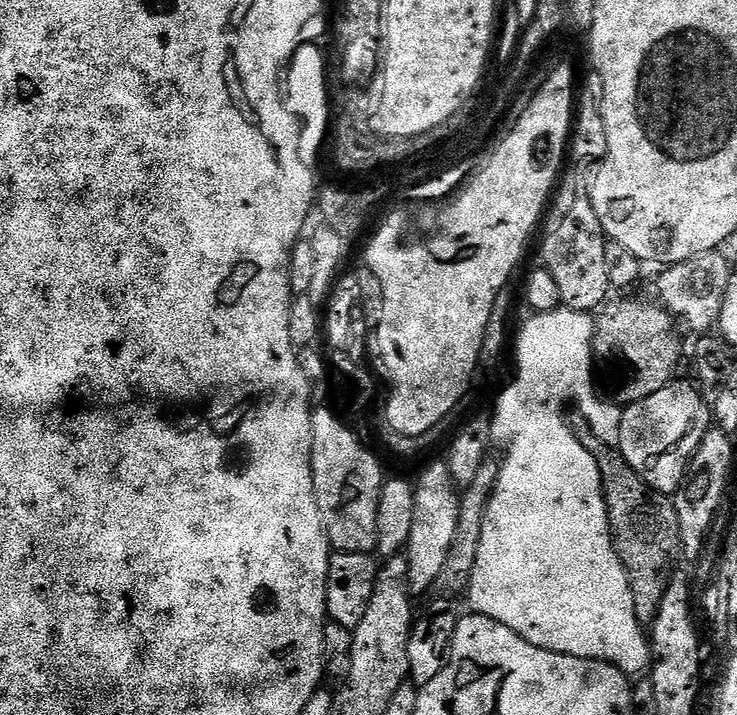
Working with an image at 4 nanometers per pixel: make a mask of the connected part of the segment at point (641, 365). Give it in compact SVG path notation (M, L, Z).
M609 299L595 313L592 329L592 351L595 359L616 359L616 372L620 375L620 385L616 388L616 400L620 406L634 402L642 402L642 398L650 398L650 394L658 394L668 384L677 379L676 371L680 368L680 340L672 333L674 318L664 311L659 303L647 304L644 300L615 300Z

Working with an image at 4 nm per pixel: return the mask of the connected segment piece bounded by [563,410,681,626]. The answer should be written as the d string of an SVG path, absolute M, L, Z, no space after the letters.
M568 411L563 413L564 425L594 458L594 462L598 462L598 474L608 507L608 528L612 531L612 545L628 575L630 590L634 594L634 614L641 625L651 625L658 614L662 594L666 594L676 552L678 556L681 551L678 514L673 497L663 496L661 492L655 492L653 488L646 486L642 477L628 465L619 447L612 445L611 448L606 441L599 440L592 433L592 428L584 417L587 415L583 411Z

